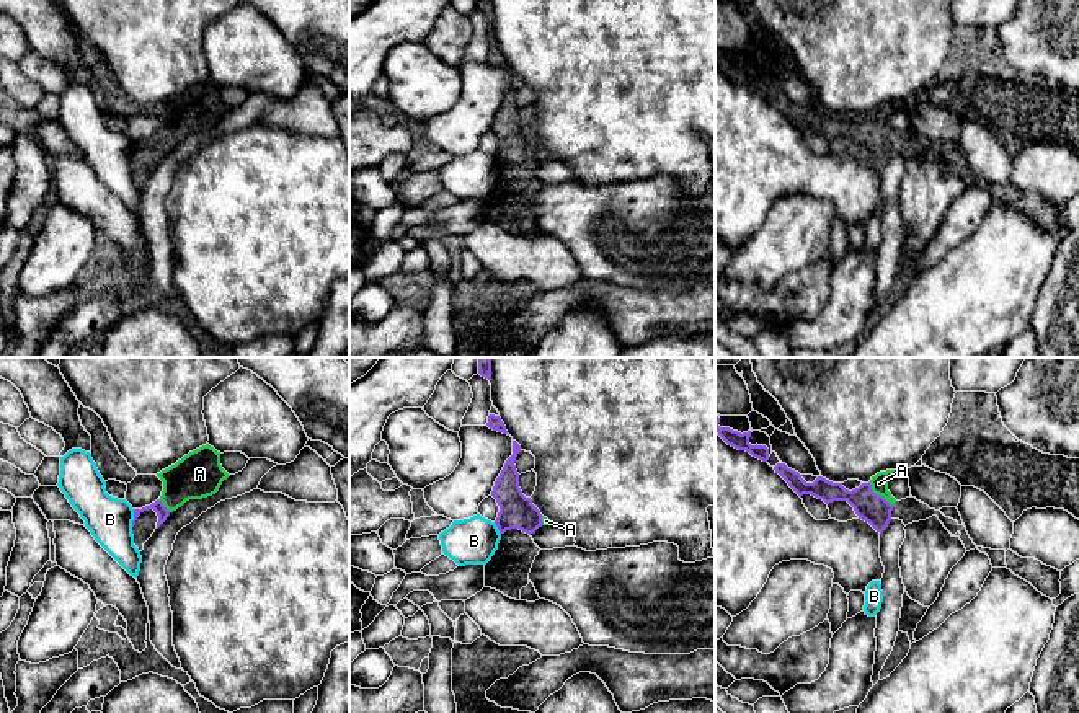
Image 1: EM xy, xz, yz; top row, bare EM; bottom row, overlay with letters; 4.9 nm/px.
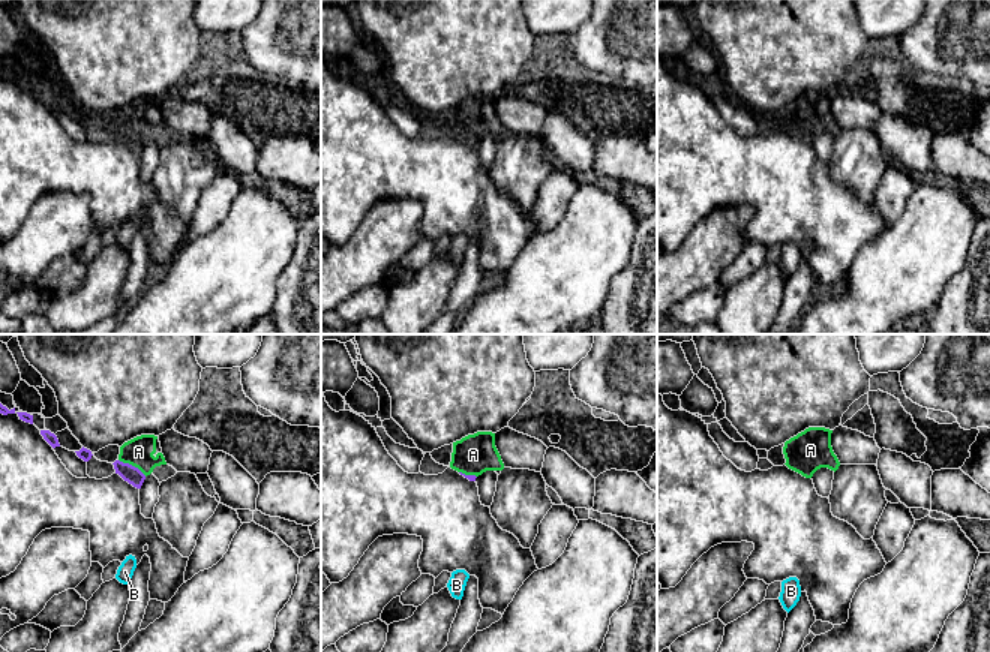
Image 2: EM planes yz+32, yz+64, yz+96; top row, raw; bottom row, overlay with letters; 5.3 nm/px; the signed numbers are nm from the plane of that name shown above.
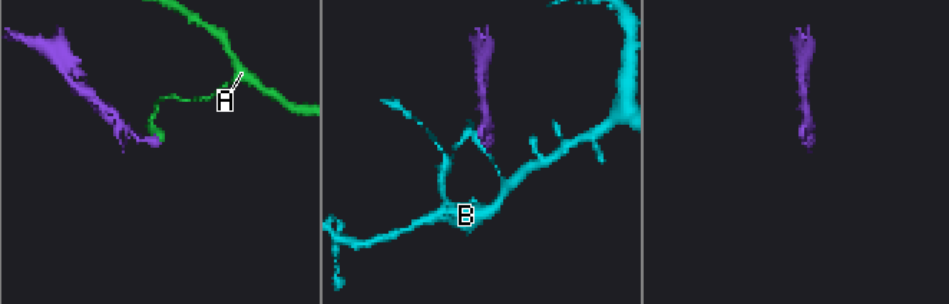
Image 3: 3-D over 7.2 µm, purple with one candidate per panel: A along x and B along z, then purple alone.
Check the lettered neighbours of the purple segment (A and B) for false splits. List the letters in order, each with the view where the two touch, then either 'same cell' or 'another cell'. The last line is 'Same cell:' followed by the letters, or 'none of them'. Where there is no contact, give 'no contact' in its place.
A: contact in yz; same cell
B: contact in xy; another cell
Same cell: A

